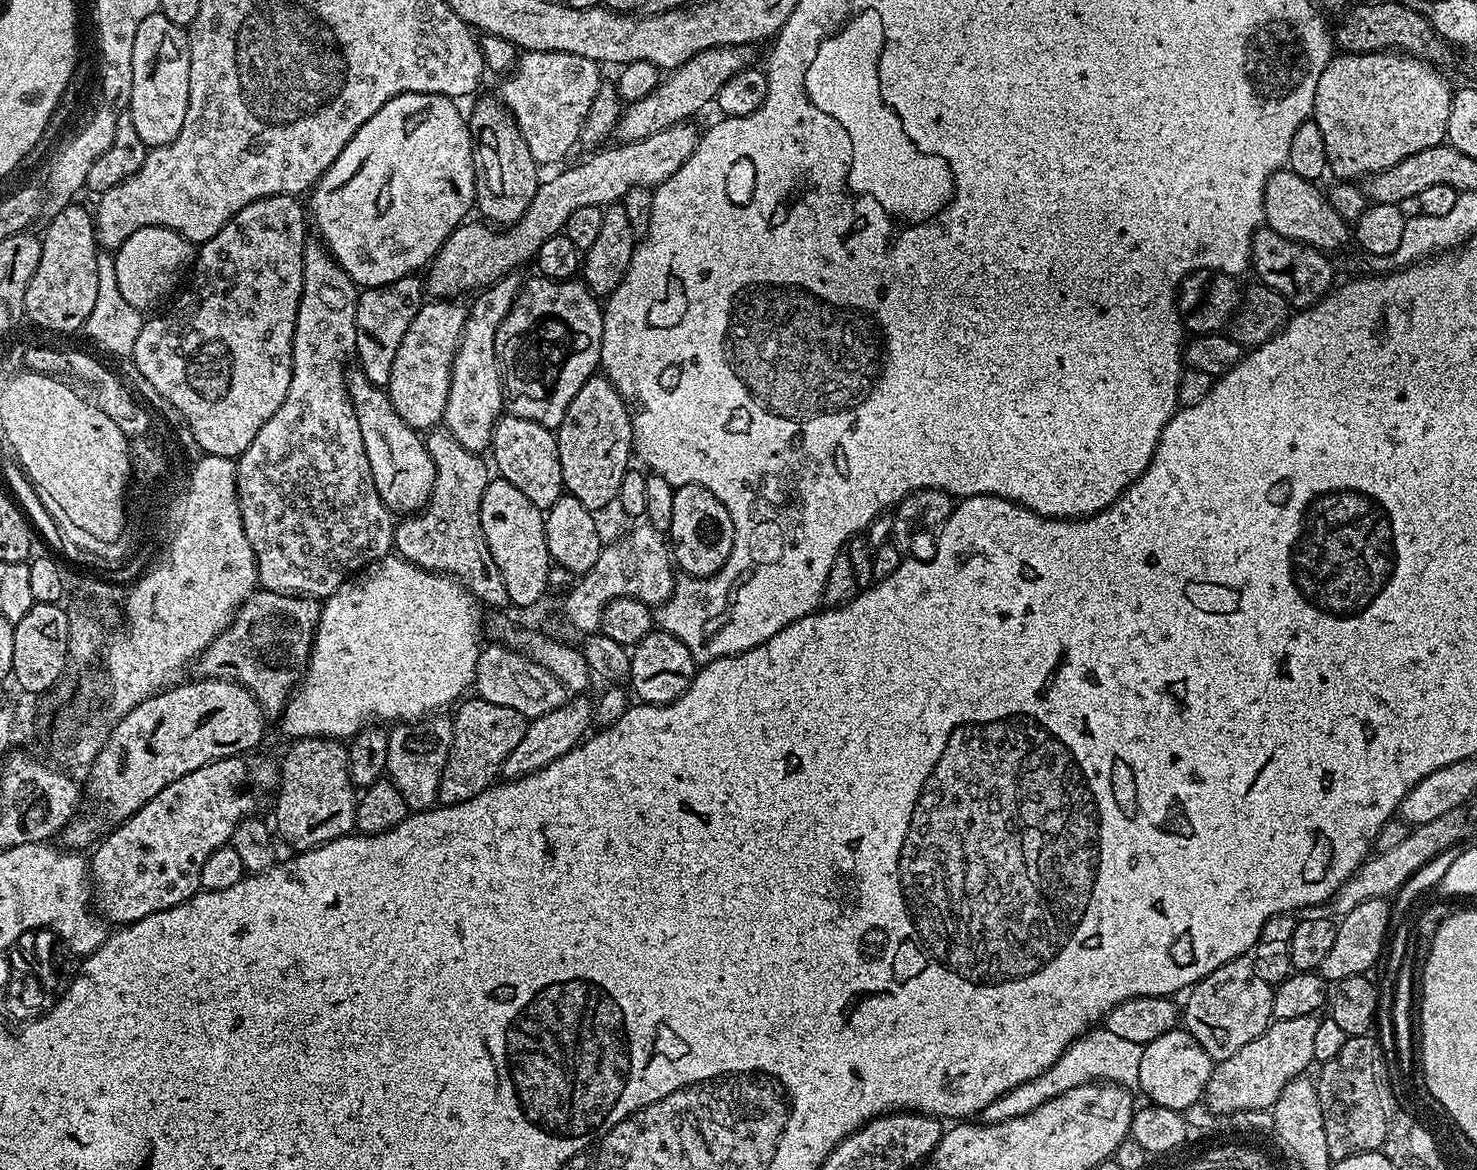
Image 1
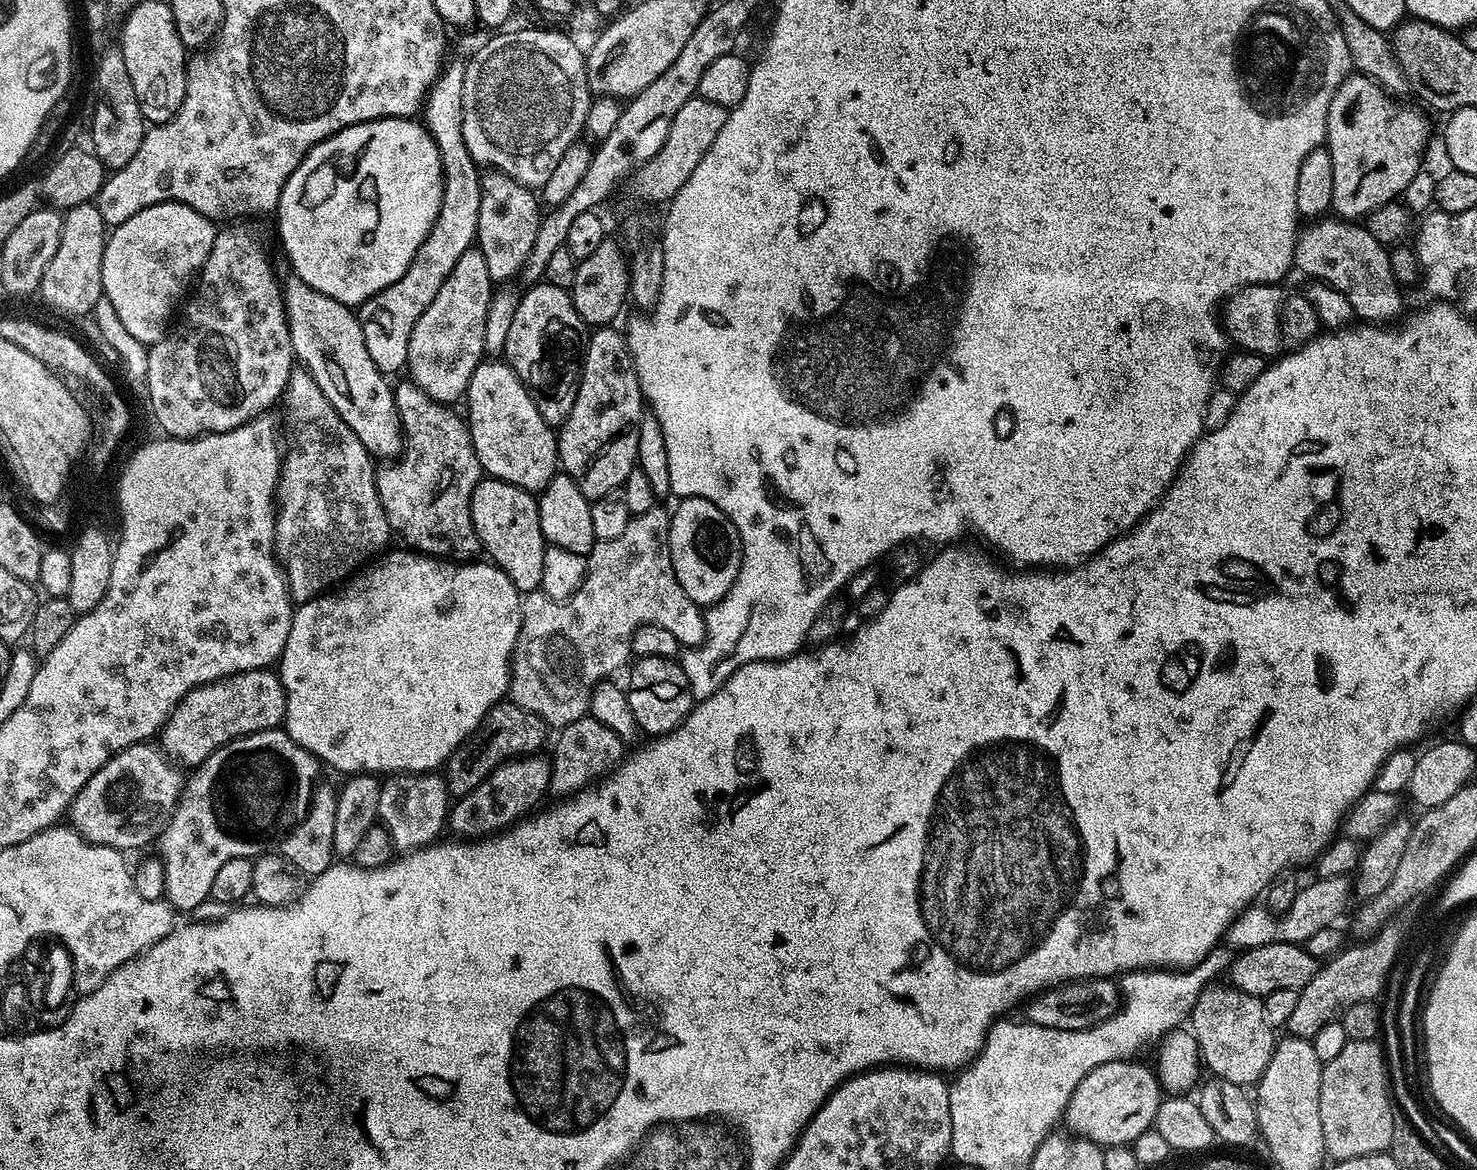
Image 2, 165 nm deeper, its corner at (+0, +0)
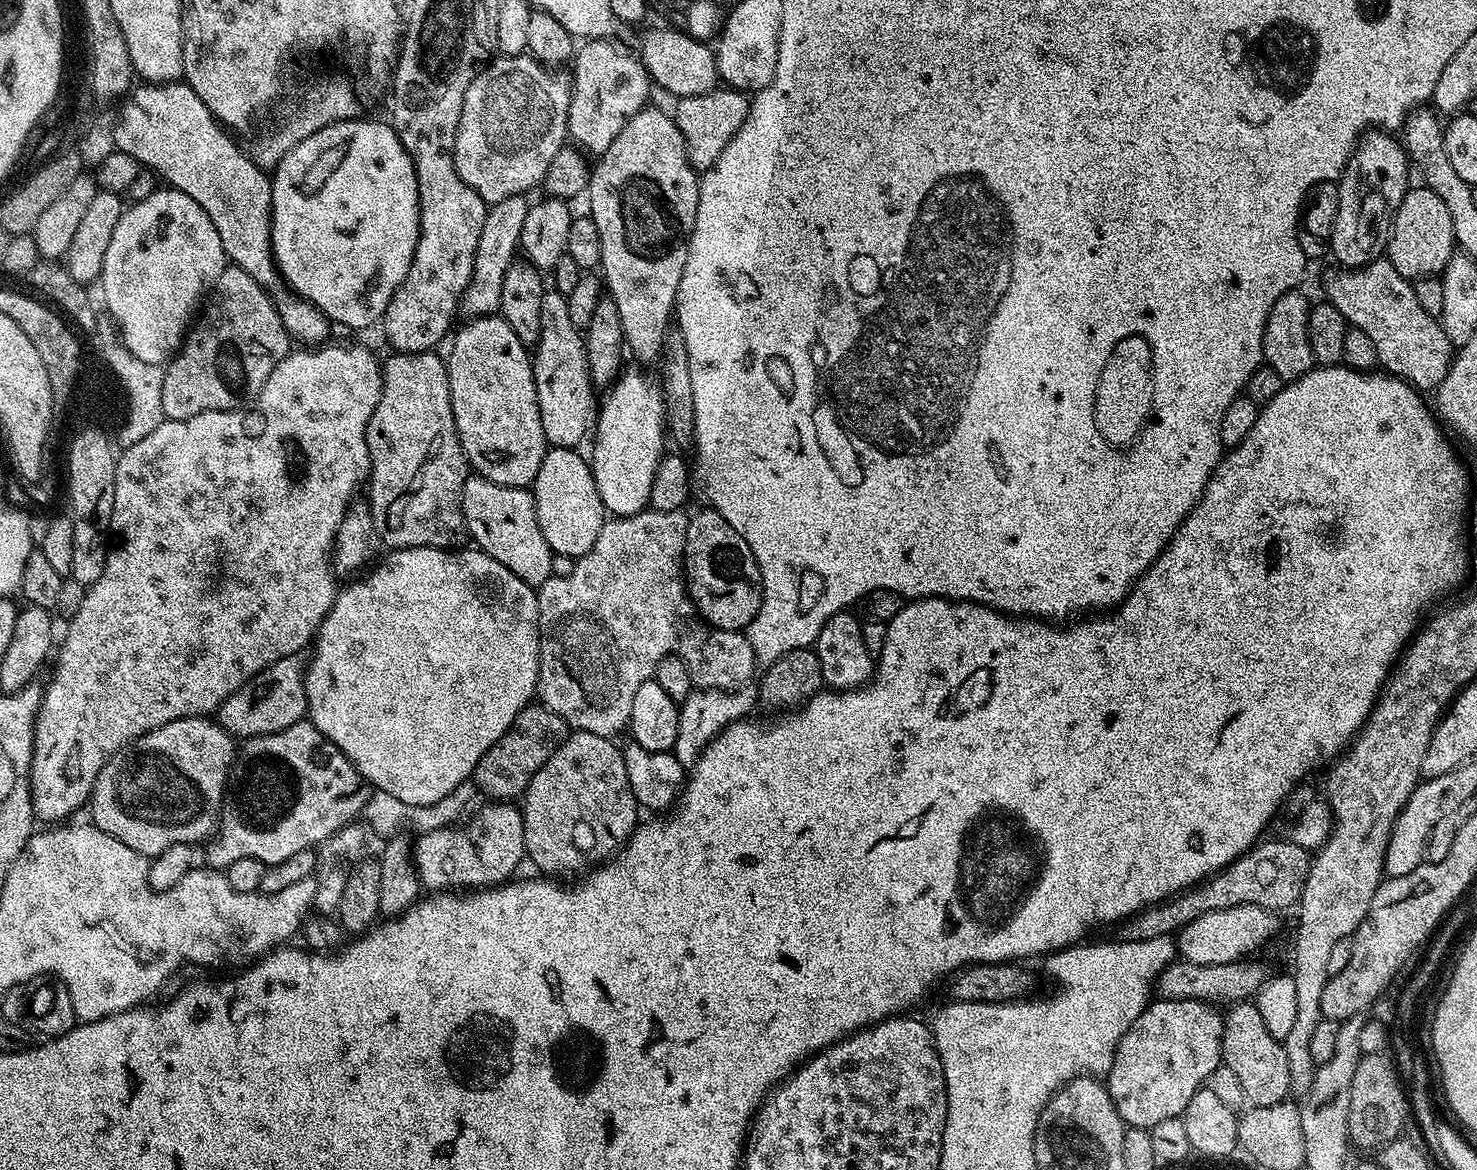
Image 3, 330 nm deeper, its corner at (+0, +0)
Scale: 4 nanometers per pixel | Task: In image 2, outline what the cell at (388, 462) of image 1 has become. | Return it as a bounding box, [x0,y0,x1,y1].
[282,274,404,462]

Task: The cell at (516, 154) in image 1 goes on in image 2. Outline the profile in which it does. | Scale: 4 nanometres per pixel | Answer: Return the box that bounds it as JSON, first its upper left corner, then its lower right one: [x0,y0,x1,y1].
[476,170,542,282]

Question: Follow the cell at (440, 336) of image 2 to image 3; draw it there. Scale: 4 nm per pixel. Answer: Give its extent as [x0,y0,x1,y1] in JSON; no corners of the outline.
[460,195,530,318]

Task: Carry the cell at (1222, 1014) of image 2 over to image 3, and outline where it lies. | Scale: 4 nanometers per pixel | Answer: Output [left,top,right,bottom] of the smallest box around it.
[1220,1002,1290,1107]

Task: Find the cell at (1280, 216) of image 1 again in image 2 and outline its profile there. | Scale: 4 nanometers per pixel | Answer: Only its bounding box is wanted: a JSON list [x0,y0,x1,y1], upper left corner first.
[1294,219,1405,326]

